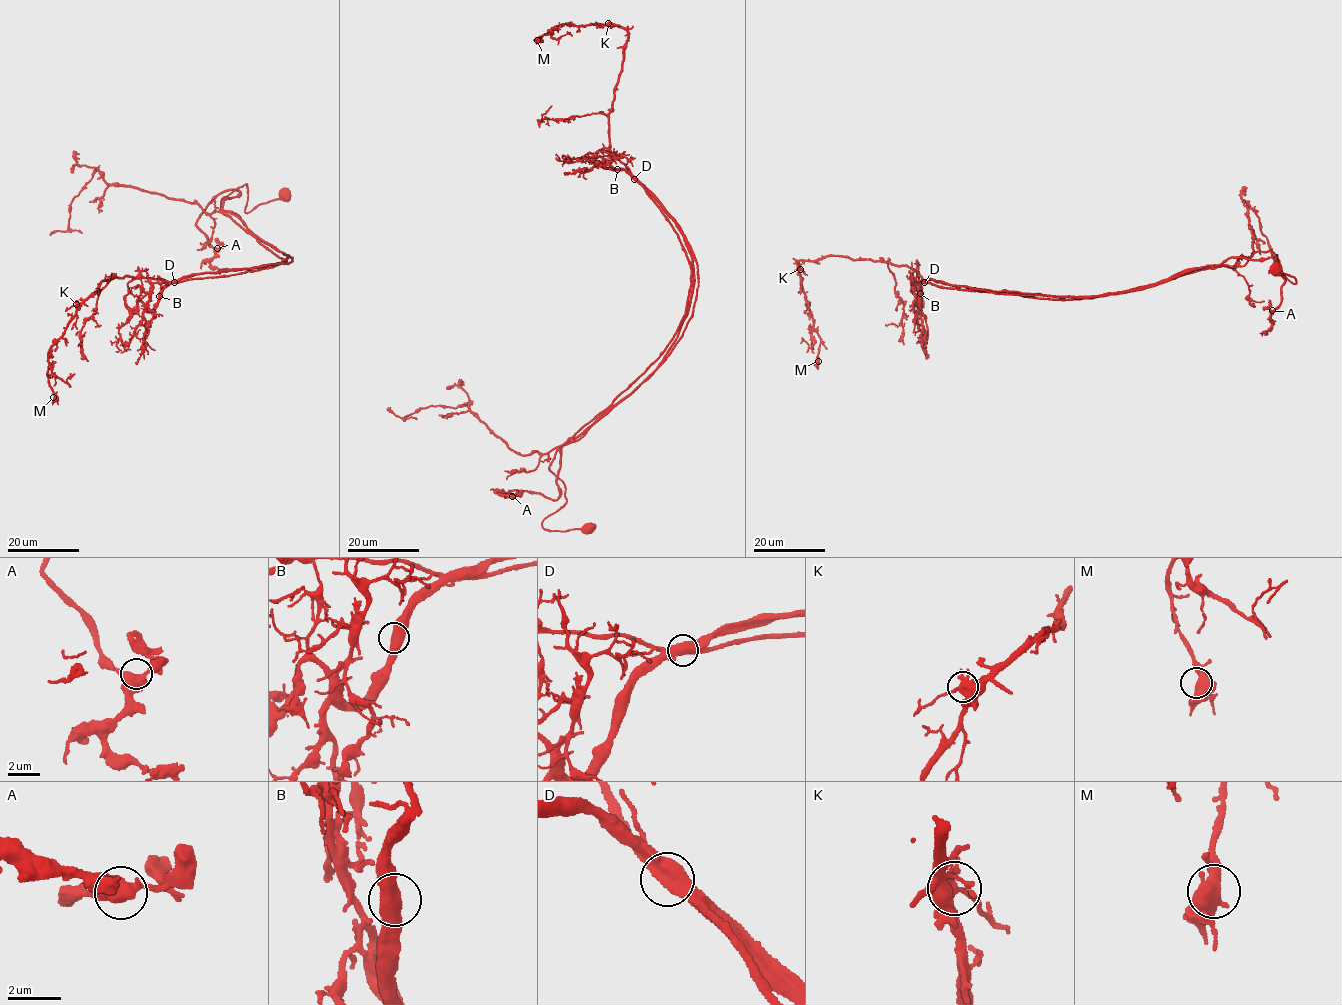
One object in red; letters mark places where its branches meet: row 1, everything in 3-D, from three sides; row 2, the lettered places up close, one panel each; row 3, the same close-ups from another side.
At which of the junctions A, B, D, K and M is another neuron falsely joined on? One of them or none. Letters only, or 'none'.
D

